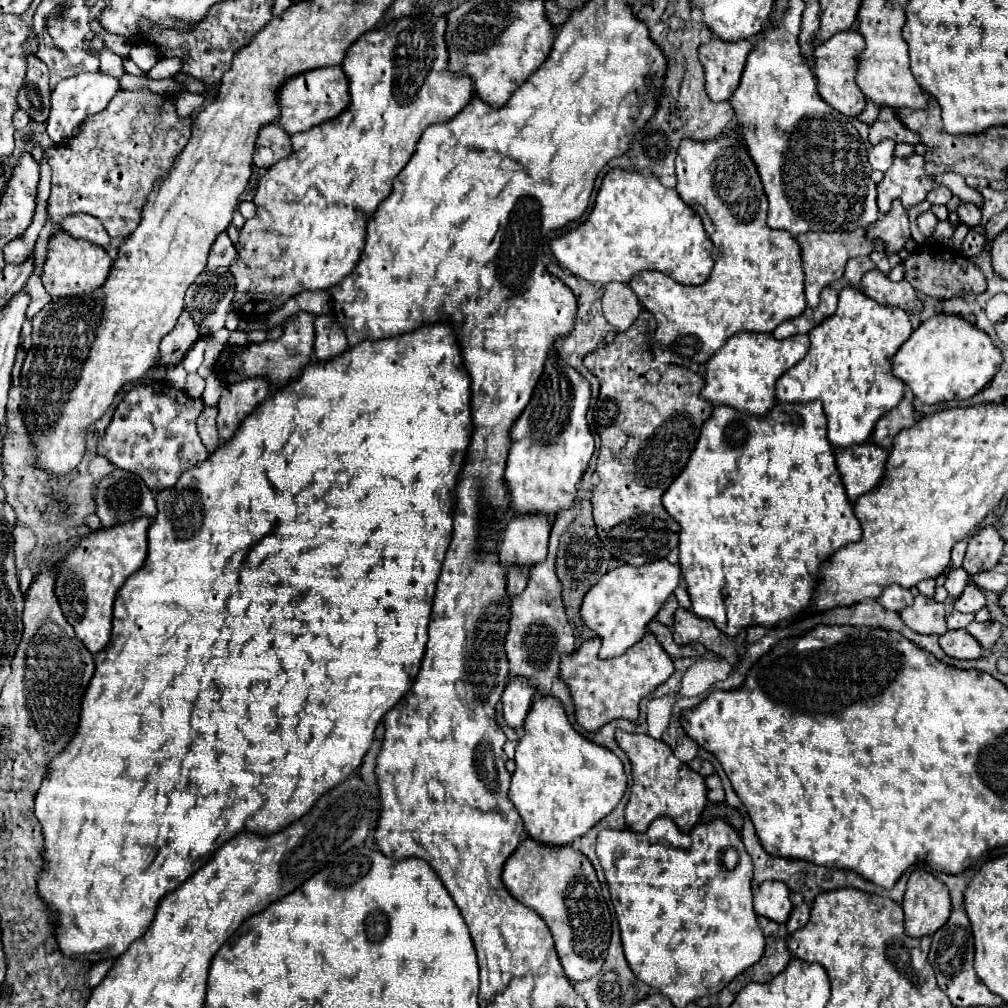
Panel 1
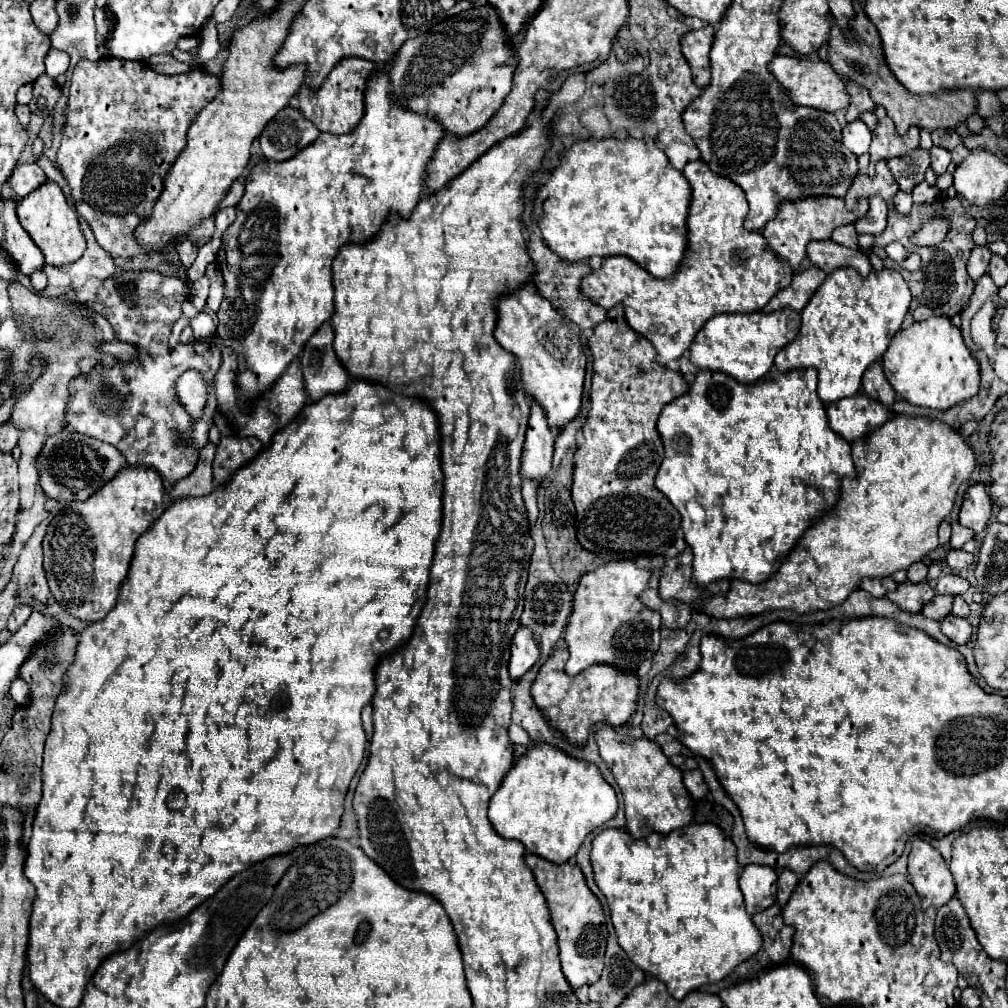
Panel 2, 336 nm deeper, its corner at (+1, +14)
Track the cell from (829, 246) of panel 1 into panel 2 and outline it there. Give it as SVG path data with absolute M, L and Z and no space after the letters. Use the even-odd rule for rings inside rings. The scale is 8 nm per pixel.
M806 198L802 202L784 202L780 214L764 226L764 238L770 248L790 264L794 272L798 272L800 262L806 258L806 246L810 240L826 240L830 238L832 230L844 224L854 224L854 214L846 208L844 200L836 198Z

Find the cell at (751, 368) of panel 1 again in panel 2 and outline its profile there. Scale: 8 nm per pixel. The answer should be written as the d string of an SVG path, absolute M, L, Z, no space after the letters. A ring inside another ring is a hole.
M778 310L776 314L752 312L752 314L718 314L704 324L690 346L690 362L700 370L724 372L738 382L750 384L768 374L774 356L786 344L790 344L800 332L800 312Z

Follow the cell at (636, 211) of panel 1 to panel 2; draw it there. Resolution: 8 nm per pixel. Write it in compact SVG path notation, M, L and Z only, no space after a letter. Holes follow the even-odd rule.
M636 138L580 140L562 154L560 166L554 168L550 180L540 188L538 198L542 202L542 210L536 216L540 216L538 226L542 238L560 258L568 262L582 262L592 256L610 258L624 254L656 278L672 278L678 274L688 250L686 220L692 192L688 180L668 162L664 150L656 142Z

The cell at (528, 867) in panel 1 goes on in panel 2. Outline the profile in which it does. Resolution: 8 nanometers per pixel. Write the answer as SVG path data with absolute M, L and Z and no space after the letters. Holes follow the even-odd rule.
M534 854L524 856L524 862L532 870L542 894L546 896L550 918L558 934L560 962L562 962L562 972L566 980L570 982L574 990L584 984L596 982L604 966L602 960L604 960L604 950L608 940L608 928L606 928L606 916L602 910L602 904L594 896L594 892L588 888L584 872L580 870L578 864L570 864L570 862L554 864Z

